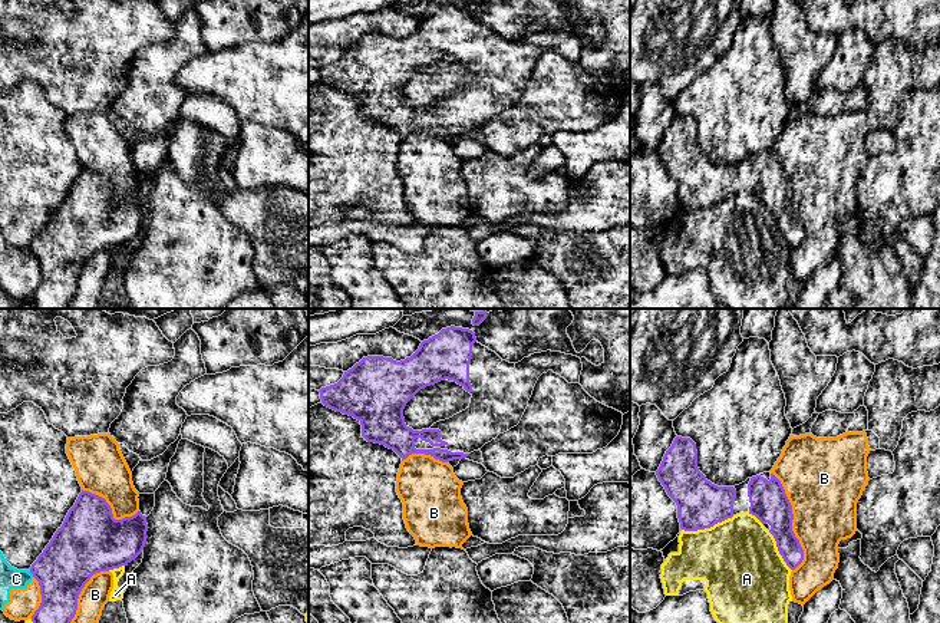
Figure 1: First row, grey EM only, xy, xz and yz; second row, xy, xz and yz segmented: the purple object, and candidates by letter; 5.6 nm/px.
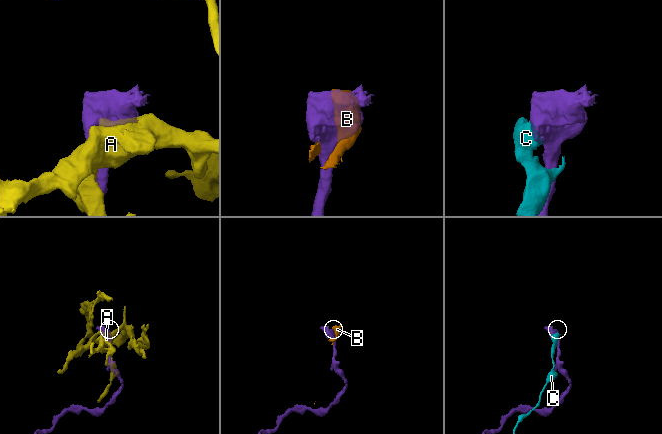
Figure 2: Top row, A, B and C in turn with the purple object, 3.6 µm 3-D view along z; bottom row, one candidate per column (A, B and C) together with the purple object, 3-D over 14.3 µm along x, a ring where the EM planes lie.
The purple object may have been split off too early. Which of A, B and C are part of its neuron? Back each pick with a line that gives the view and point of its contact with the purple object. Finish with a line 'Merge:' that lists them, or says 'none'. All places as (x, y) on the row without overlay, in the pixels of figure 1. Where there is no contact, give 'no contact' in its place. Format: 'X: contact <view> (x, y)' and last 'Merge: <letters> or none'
Merge: none

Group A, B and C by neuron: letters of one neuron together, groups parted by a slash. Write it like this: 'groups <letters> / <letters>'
groups A / B C

